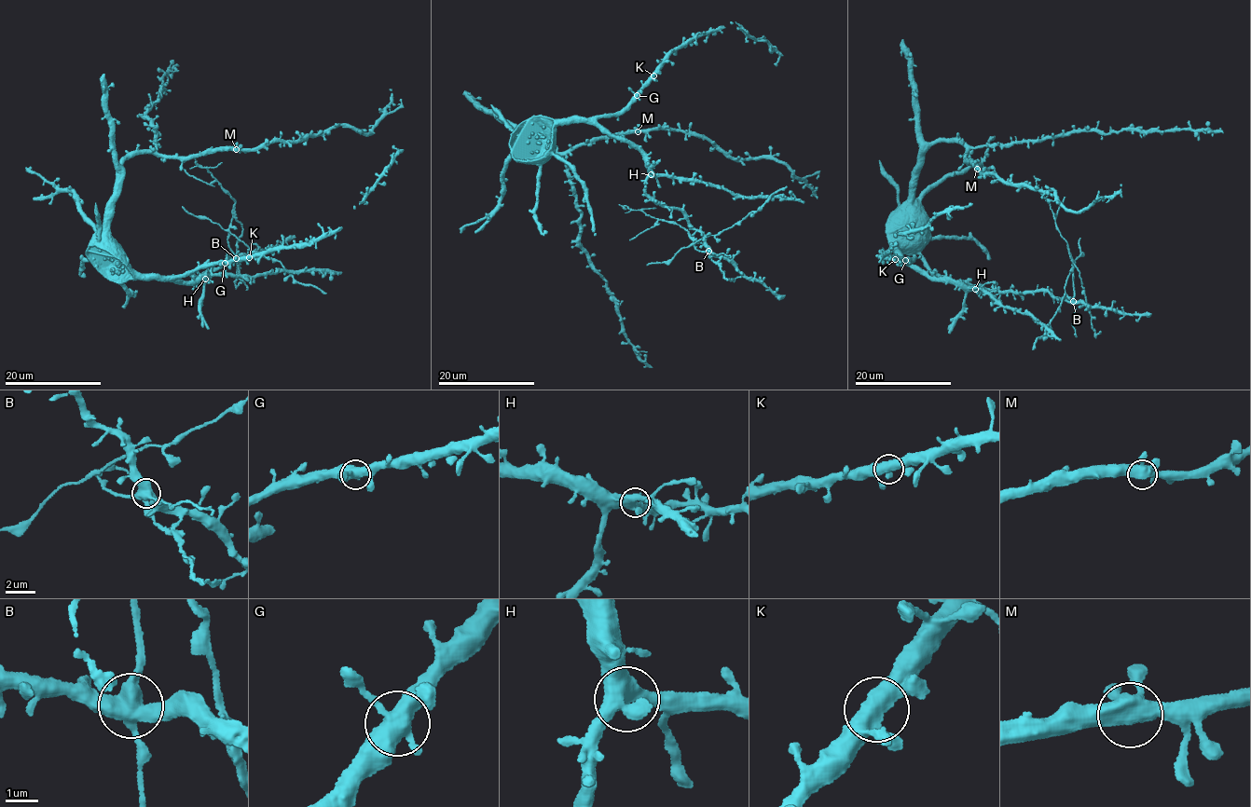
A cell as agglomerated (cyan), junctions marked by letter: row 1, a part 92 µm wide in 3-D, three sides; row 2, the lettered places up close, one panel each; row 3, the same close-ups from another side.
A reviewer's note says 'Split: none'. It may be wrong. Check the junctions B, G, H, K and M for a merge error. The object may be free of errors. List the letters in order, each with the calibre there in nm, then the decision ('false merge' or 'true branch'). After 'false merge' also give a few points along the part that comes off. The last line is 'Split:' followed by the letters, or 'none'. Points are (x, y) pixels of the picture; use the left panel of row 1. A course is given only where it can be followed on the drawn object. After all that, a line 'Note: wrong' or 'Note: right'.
B: 550 nm thick; false merge; foreign part runs (236, 258), (228, 244), (229, 232), (252, 251), (275, 259), (295, 280), (326, 294)
G: 480 nm thick; true branch
H: 500 nm thick; true branch
K: 500 nm thick; true branch
M: 480 nm thick; true branch
Split: B
Note: wrong

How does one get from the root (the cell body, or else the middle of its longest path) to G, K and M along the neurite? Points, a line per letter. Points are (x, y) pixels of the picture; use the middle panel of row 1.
G: (525, 137), (548, 129), (558, 123), (618, 115), (637, 95)
K: (525, 137), (548, 129), (558, 123), (623, 113), (653, 75)
M: (525, 137), (517, 131), (531, 146), (558, 152), (589, 141), (638, 131)

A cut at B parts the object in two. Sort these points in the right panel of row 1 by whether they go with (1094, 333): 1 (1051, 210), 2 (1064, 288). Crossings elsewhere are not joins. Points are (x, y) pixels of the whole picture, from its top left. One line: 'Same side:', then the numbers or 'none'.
Same side: 1, 2

